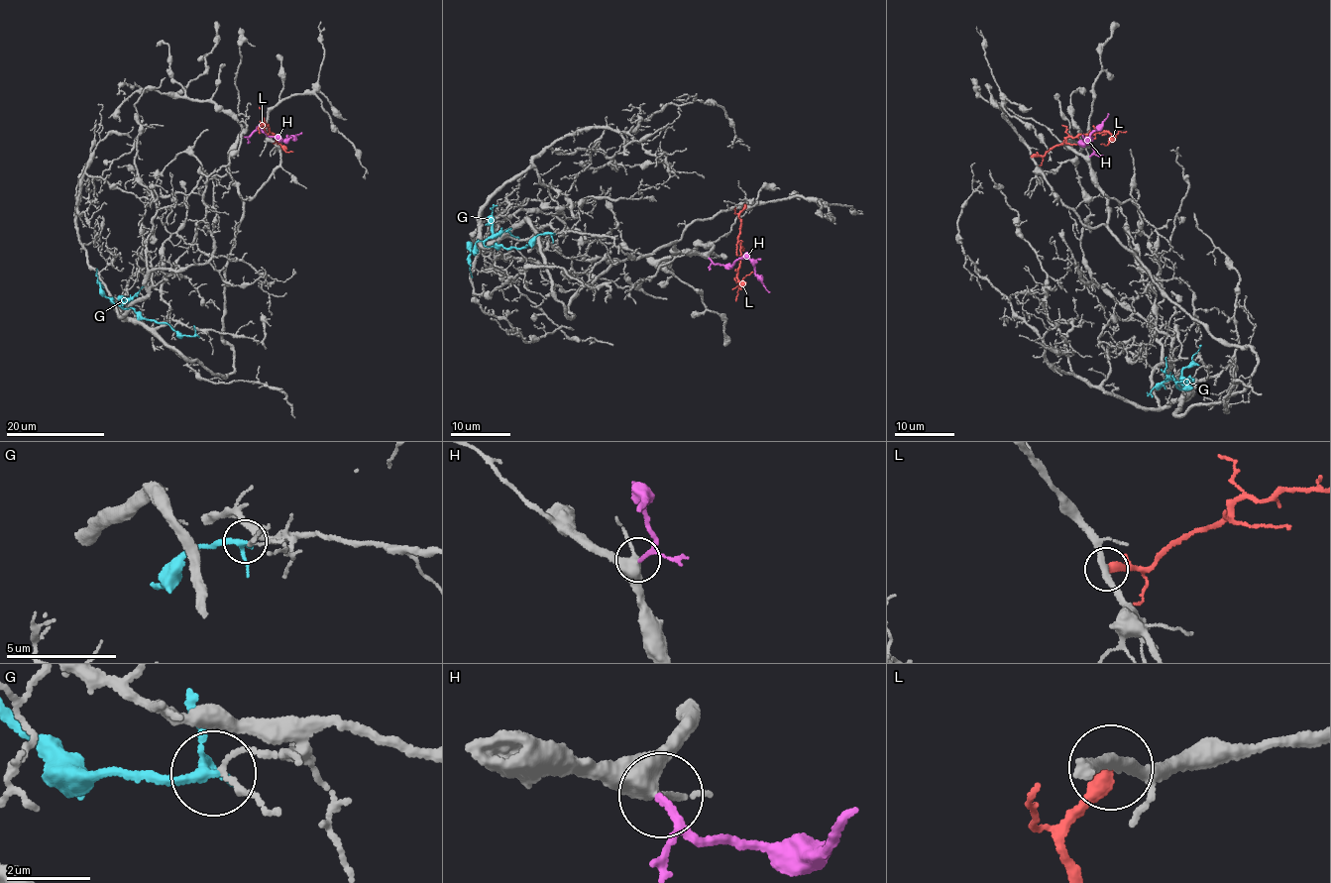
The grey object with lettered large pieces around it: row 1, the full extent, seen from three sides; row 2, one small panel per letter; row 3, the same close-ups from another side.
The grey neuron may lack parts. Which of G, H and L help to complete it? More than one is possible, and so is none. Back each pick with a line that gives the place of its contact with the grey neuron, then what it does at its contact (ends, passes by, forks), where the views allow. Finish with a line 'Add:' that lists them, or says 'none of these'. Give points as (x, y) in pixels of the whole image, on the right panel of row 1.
H: Touches grey at (1089, 156). It passes by
Add: H

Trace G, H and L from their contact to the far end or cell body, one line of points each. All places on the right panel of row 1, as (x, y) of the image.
G: (1174, 384), (1179, 389), (1187, 380), (1189, 386), (1185, 382), (1182, 386), (1188, 380), (1182, 368), (1201, 345)
H: (1089, 156), (1093, 152), (1089, 139), (1085, 144), (1082, 141), (1086, 142), (1108, 113)
L: (1032, 156), (1044, 155), (1066, 139), (1085, 134), (1110, 134), (1113, 139), (1105, 145), (1101, 144)

